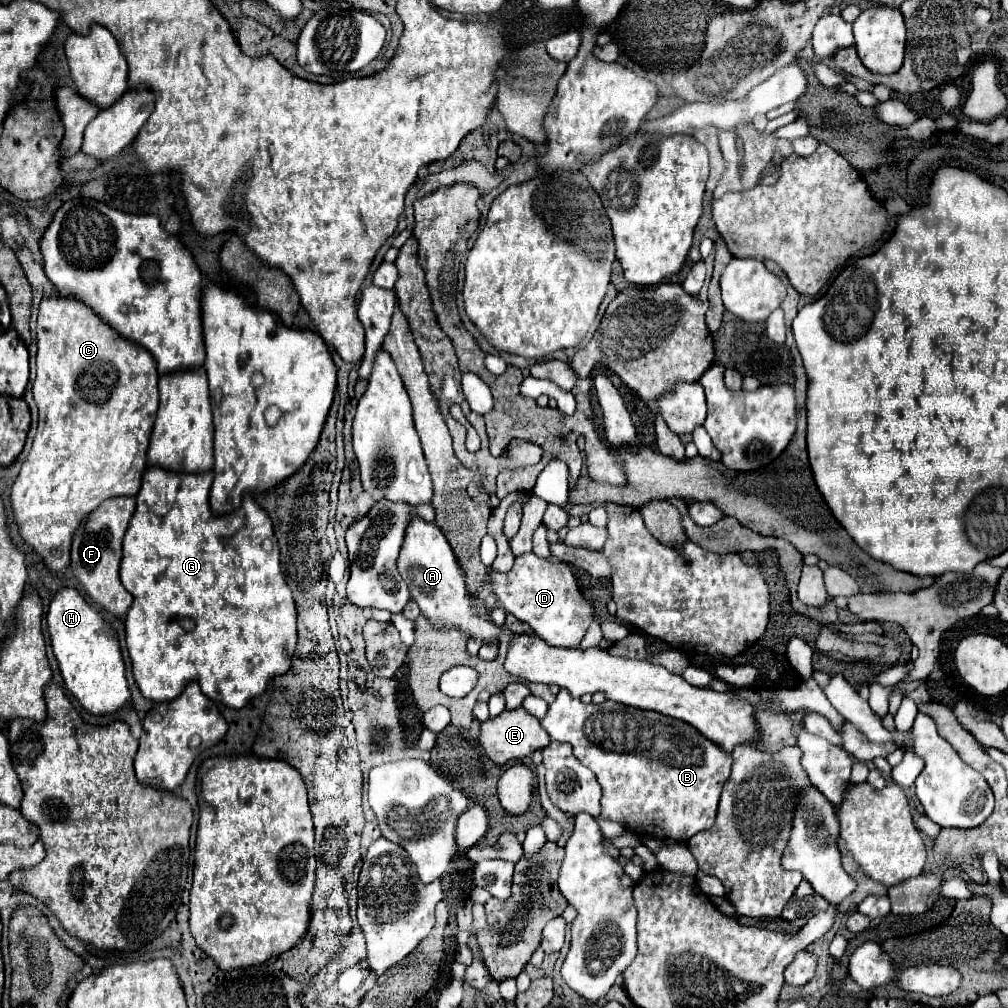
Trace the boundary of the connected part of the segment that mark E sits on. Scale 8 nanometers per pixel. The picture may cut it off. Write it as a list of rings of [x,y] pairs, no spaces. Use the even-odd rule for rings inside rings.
[[[523,707],[513,709],[513,711],[503,711],[499,717],[487,719],[485,723],[481,723],[481,733],[479,733],[479,743],[485,749],[487,757],[491,761],[495,761],[497,765],[503,765],[511,759],[523,759],[529,757],[535,749],[547,747],[549,745],[549,735],[547,731],[541,727],[539,719],[529,715]]]

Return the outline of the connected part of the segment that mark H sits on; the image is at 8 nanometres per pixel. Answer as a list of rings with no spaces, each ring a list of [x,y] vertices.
[[[63,587],[53,595],[47,611],[47,631],[67,689],[89,713],[113,713],[127,703],[131,695],[117,633],[77,589]]]

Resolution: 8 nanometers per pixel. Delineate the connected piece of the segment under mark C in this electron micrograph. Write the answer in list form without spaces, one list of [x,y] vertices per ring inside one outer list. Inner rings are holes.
[[[51,293],[43,297],[37,317],[37,377],[33,395],[39,407],[39,427],[33,447],[11,489],[11,503],[19,533],[35,553],[55,573],[69,567],[69,547],[73,531],[105,499],[137,495],[141,471],[147,465],[147,447],[159,407],[159,373],[153,355],[123,339],[111,325],[105,325],[77,297]]]

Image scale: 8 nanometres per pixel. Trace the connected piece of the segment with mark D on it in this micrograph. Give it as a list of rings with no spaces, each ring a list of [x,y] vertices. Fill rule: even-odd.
[[[535,553],[515,557],[515,565],[507,573],[491,571],[493,593],[499,605],[527,623],[543,641],[555,647],[579,647],[589,623],[593,621],[593,607],[583,599],[571,569],[565,563],[541,559]]]

